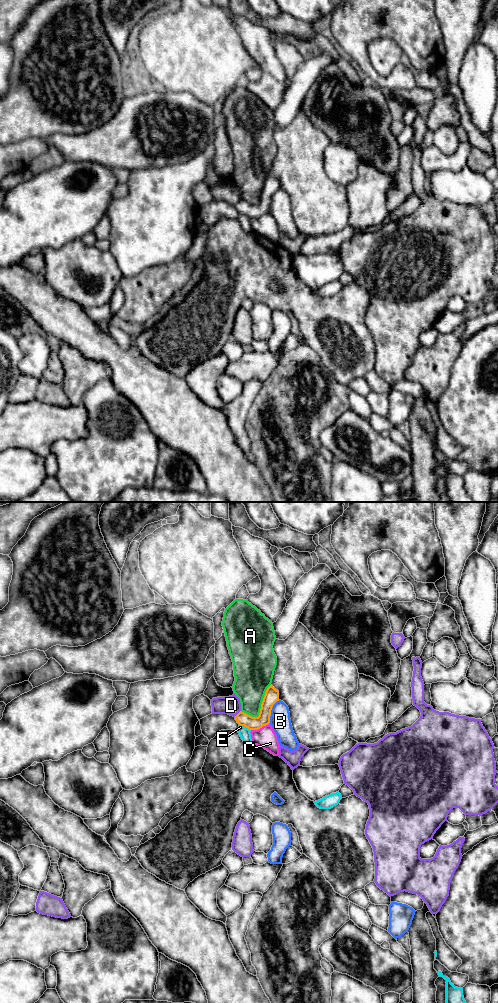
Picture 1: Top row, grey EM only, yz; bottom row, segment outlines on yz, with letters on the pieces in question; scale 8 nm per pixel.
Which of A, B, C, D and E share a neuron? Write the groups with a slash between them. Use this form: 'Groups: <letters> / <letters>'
Groups: A / B C / D / E

